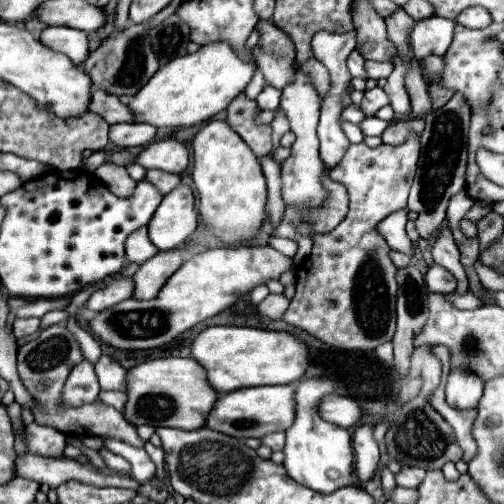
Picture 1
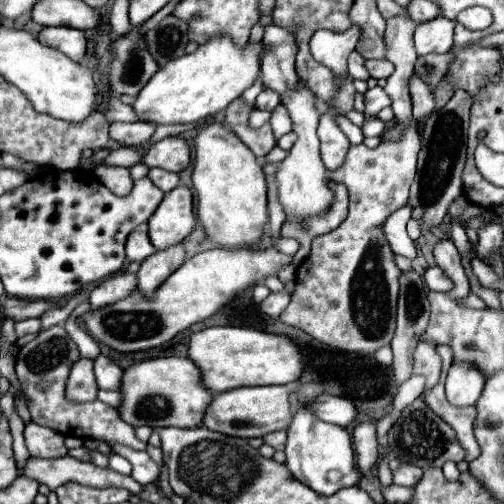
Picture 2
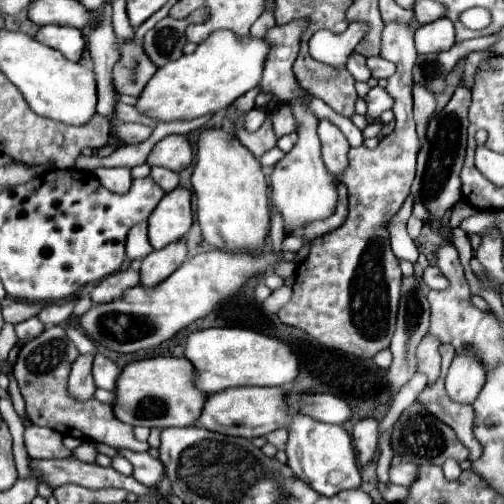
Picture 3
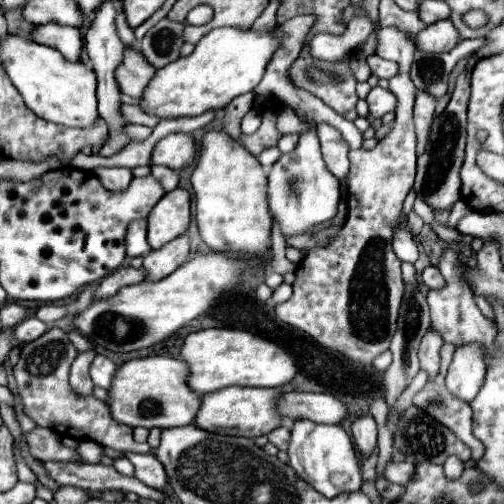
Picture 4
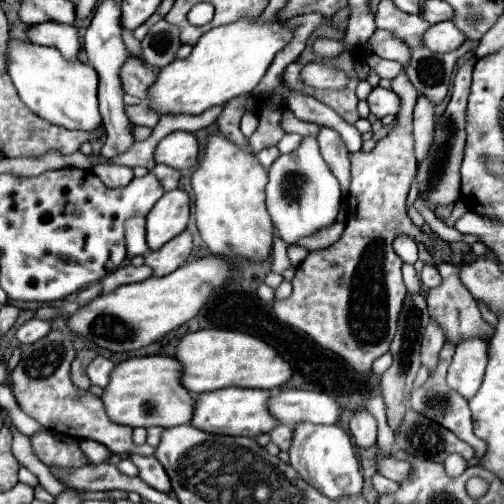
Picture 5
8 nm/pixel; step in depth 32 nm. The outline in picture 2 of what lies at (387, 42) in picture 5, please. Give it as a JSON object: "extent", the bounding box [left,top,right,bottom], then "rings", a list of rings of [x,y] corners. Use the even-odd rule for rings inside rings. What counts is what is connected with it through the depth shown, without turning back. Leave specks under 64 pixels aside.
{"extent":[280,16,420,356],"rings":[[[398,16],[388,20],[384,32],[386,58],[396,66],[384,90],[392,98],[396,126],[404,128],[404,132],[400,140],[382,140],[380,146],[372,150],[364,144],[350,146],[340,172],[330,172],[334,182],[342,182],[348,188],[350,214],[336,230],[312,240],[310,256],[296,270],[292,300],[280,316],[284,324],[308,332],[322,344],[360,356],[370,356],[378,348],[388,346],[396,326],[401,271],[394,261],[382,224],[392,212],[407,204],[420,150],[420,136],[414,128],[416,122],[412,118],[412,100],[408,92],[408,80],[412,78],[418,58],[412,44],[414,30],[414,20]]]}

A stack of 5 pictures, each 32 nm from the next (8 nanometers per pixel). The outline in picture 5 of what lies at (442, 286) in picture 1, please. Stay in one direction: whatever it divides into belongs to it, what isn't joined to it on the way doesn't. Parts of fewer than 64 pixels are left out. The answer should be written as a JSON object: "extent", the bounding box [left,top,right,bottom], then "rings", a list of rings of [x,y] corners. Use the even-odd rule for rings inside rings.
{"extent":[420,266,440,288],"rings":[[[424,266],[422,268],[422,272],[420,272],[420,280],[422,280],[422,284],[424,286],[428,286],[428,288],[434,288],[434,286],[438,286],[440,284],[440,274],[438,274],[438,270],[436,270],[436,266]]]}

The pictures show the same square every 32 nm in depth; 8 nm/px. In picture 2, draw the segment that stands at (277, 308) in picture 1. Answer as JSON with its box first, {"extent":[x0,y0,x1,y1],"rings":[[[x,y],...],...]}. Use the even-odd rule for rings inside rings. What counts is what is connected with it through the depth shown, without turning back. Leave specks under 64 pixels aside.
{"extent":[260,290,290,318],"rings":[[[280,290],[280,292],[272,292],[272,294],[260,304],[260,308],[262,308],[264,314],[268,314],[268,316],[272,316],[272,318],[278,318],[280,312],[288,306],[288,302],[290,302],[290,292],[288,292],[288,290]]]}

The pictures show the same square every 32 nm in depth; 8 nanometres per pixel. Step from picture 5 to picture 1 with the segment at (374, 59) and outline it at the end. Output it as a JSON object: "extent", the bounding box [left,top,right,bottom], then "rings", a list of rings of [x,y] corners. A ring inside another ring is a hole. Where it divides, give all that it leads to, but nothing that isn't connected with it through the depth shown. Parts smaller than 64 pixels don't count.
{"extent":[366,60,394,80],"rings":[[[368,60],[368,62],[366,62],[368,78],[374,78],[374,80],[388,78],[388,76],[392,74],[392,70],[394,70],[392,62],[374,62],[374,60]]]}

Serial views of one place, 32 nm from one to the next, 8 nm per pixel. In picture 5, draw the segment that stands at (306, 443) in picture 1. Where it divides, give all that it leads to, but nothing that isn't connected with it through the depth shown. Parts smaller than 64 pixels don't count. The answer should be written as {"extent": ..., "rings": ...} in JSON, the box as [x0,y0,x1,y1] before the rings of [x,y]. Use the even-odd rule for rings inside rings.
{"extent":[290,424,364,500],"rings":[[[298,424],[294,428],[294,440],[290,446],[290,466],[296,468],[304,482],[332,500],[362,494],[364,480],[354,454],[354,446],[350,442],[350,436],[340,426]]]}

